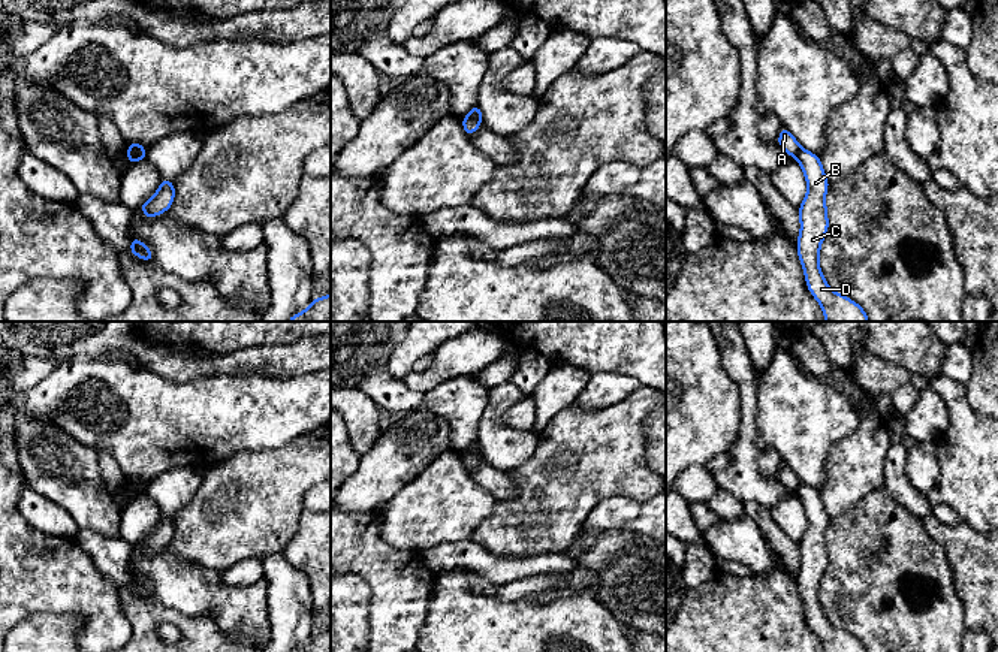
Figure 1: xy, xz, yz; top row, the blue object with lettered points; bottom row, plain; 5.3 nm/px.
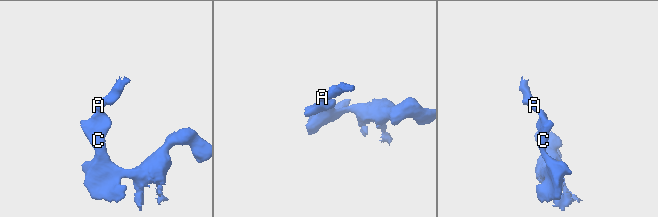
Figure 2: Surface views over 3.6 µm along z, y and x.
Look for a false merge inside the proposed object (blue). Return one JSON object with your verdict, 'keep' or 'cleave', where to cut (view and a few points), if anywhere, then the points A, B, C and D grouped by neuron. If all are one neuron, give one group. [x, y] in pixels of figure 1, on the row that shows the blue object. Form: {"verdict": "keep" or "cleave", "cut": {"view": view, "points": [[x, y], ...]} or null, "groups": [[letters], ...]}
{"verdict": "cleave", "cut": {"view": "xy", "points": [[129, 148], [147, 154]]}, "groups": [["A"], ["B", "C", "D"]]}

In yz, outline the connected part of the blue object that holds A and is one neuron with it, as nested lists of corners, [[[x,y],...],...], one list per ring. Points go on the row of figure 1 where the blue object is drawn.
[[[783,126],[780,132],[777,144],[792,157],[796,157],[800,150],[799,142],[786,126]]]

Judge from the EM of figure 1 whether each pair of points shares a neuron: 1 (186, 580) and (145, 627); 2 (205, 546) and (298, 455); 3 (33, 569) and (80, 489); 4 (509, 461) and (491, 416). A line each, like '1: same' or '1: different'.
1: different
2: same
3: different
4: same

